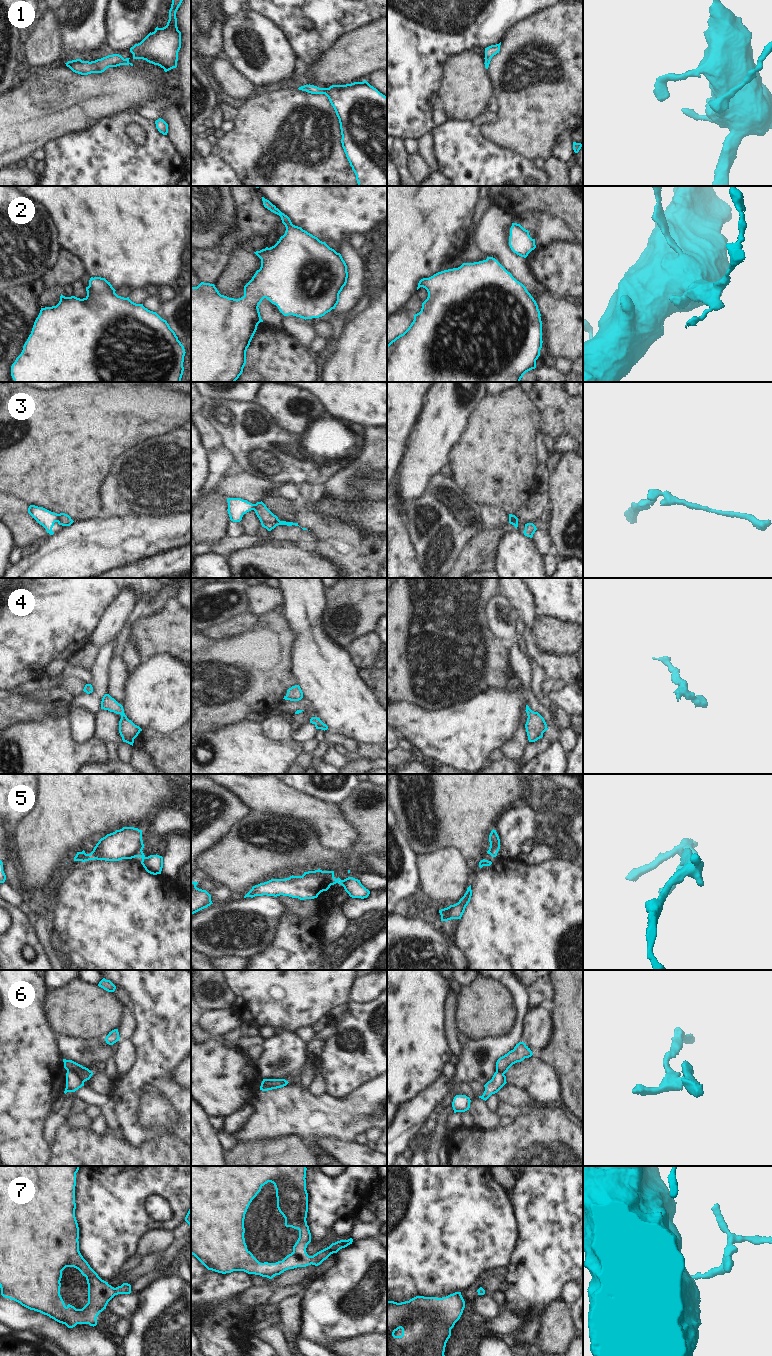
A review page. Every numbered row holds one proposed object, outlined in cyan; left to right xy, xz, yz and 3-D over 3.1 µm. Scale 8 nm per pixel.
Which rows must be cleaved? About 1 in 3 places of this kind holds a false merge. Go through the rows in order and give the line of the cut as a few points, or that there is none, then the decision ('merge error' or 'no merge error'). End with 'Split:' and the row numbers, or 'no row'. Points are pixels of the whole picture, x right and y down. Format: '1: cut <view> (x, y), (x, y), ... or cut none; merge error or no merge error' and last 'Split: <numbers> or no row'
1: cut none; no merge error
2: cut none; no merge error
3: cut xy (57, 514), (58, 521); merge error
4: cut none; no merge error
5: cut xy (142, 851), (139, 856); merge error
6: cut xy (67, 1071), (73, 1071), (84, 1081); merge error
7: cut none; no merge error
Split: 3, 5, 6

